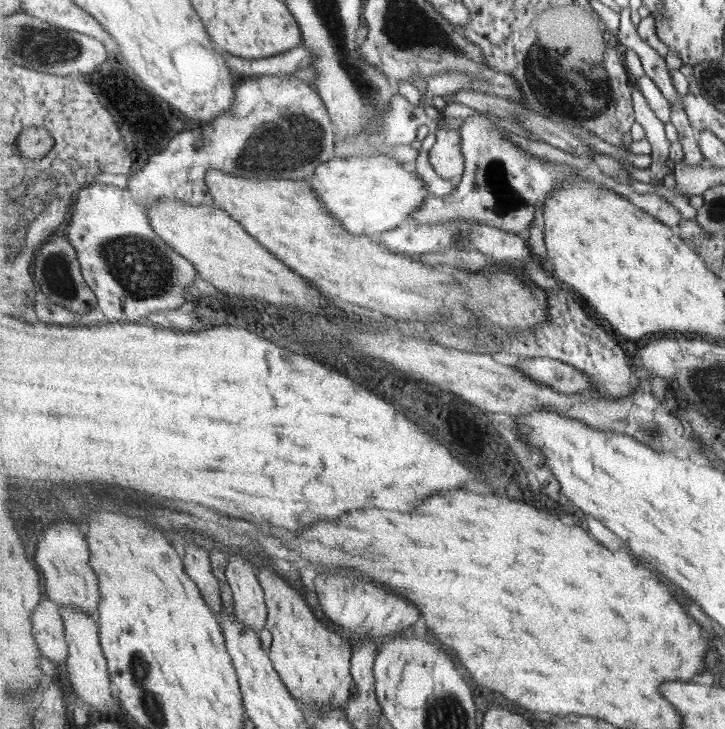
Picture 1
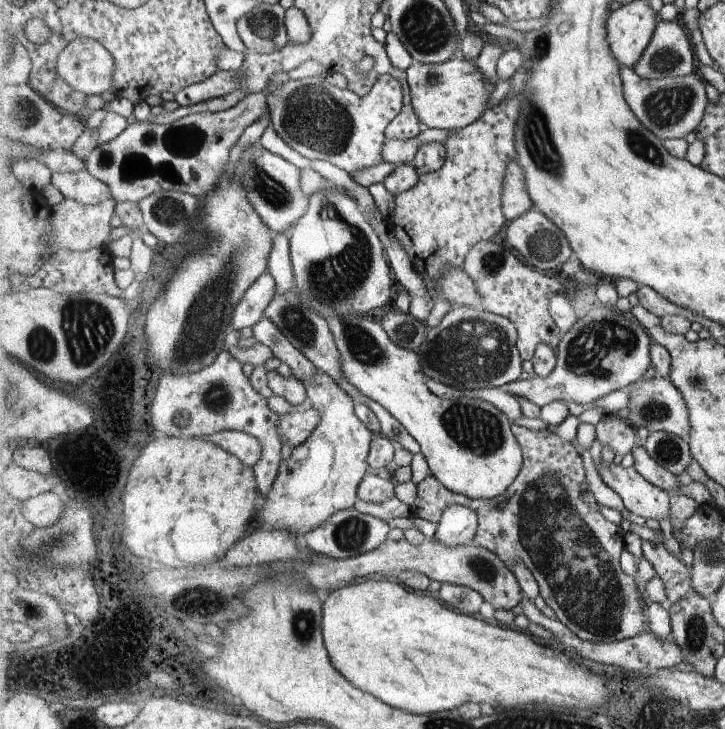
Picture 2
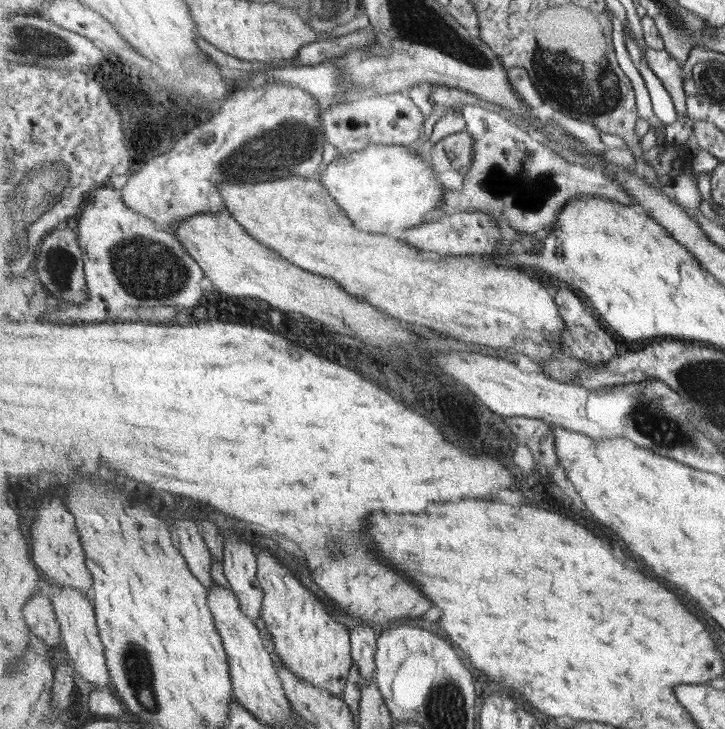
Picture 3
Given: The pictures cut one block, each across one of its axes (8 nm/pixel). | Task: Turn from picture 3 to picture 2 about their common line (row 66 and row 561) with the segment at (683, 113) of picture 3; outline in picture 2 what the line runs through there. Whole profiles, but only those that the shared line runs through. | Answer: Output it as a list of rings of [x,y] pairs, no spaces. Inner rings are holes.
[[[641,540],[642,556],[655,566],[656,574],[667,588],[667,605],[679,602],[692,591],[692,568],[687,568],[678,556],[665,548],[665,544]]]

